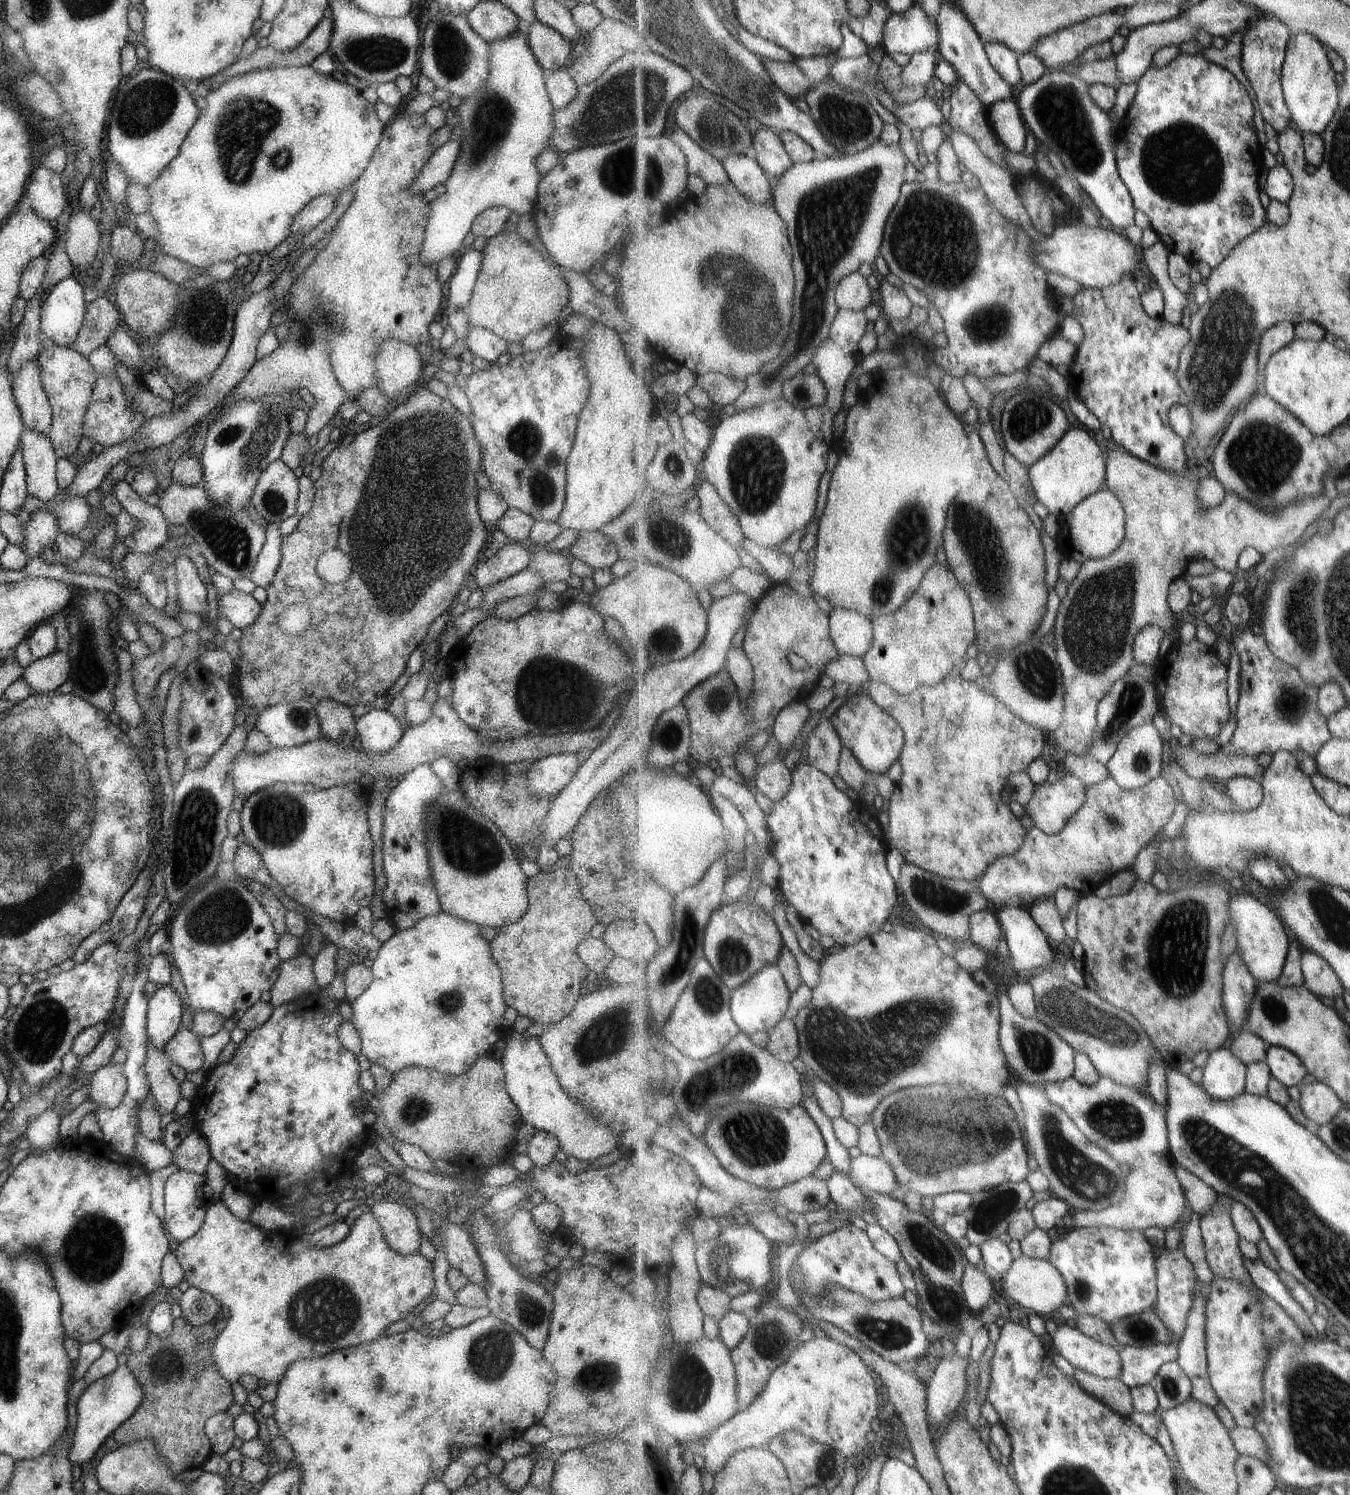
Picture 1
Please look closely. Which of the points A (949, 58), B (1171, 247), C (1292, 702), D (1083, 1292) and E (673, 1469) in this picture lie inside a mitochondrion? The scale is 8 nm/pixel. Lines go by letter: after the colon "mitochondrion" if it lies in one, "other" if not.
A: other
B: other
C: mitochondrion
D: mitochondrion
E: other

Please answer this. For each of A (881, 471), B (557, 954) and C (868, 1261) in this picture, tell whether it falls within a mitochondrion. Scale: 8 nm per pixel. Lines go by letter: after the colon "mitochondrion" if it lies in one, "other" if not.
A: other
B: other
C: other

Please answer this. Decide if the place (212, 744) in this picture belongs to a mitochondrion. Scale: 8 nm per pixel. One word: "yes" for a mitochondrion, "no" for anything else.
no

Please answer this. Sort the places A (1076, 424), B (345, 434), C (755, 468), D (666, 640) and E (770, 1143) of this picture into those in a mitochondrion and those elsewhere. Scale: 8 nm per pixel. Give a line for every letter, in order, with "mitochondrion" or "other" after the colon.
A: other
B: other
C: mitochondrion
D: mitochondrion
E: mitochondrion

